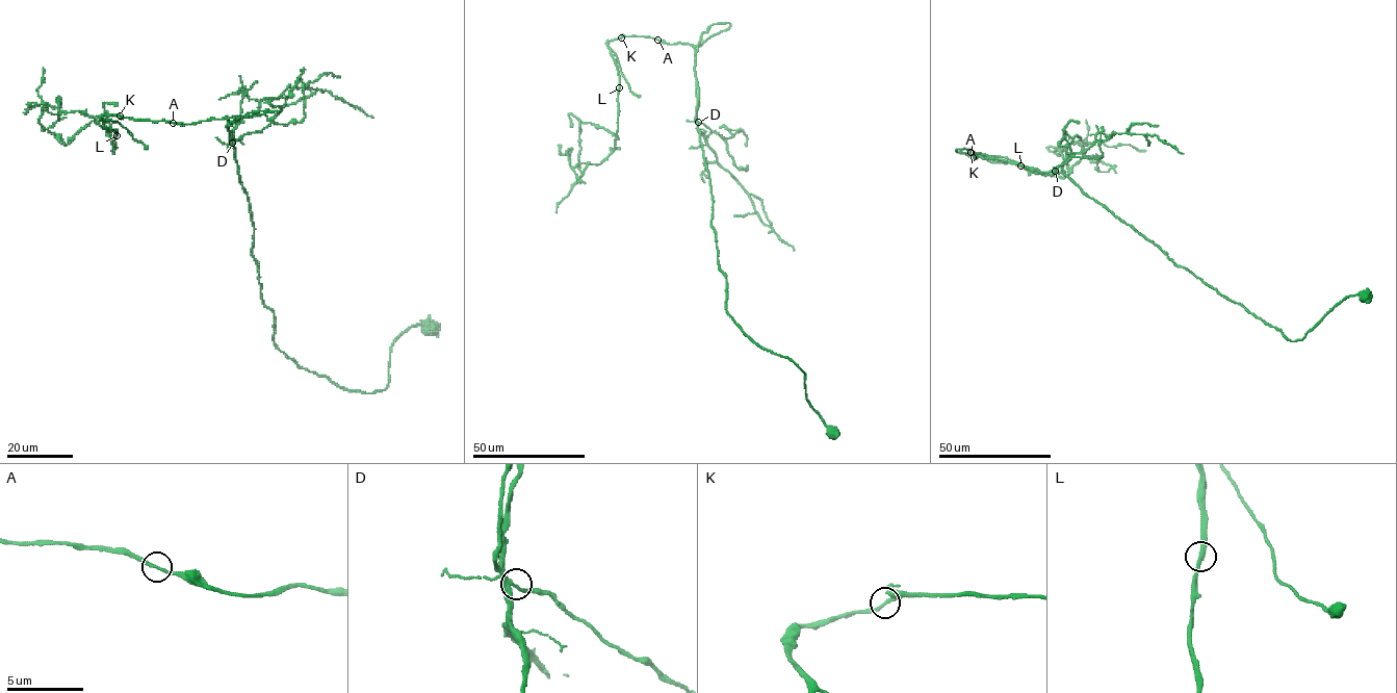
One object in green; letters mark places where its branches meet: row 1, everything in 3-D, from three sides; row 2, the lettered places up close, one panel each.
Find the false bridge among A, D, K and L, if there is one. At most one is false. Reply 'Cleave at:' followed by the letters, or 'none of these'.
Cleave at: none of these

